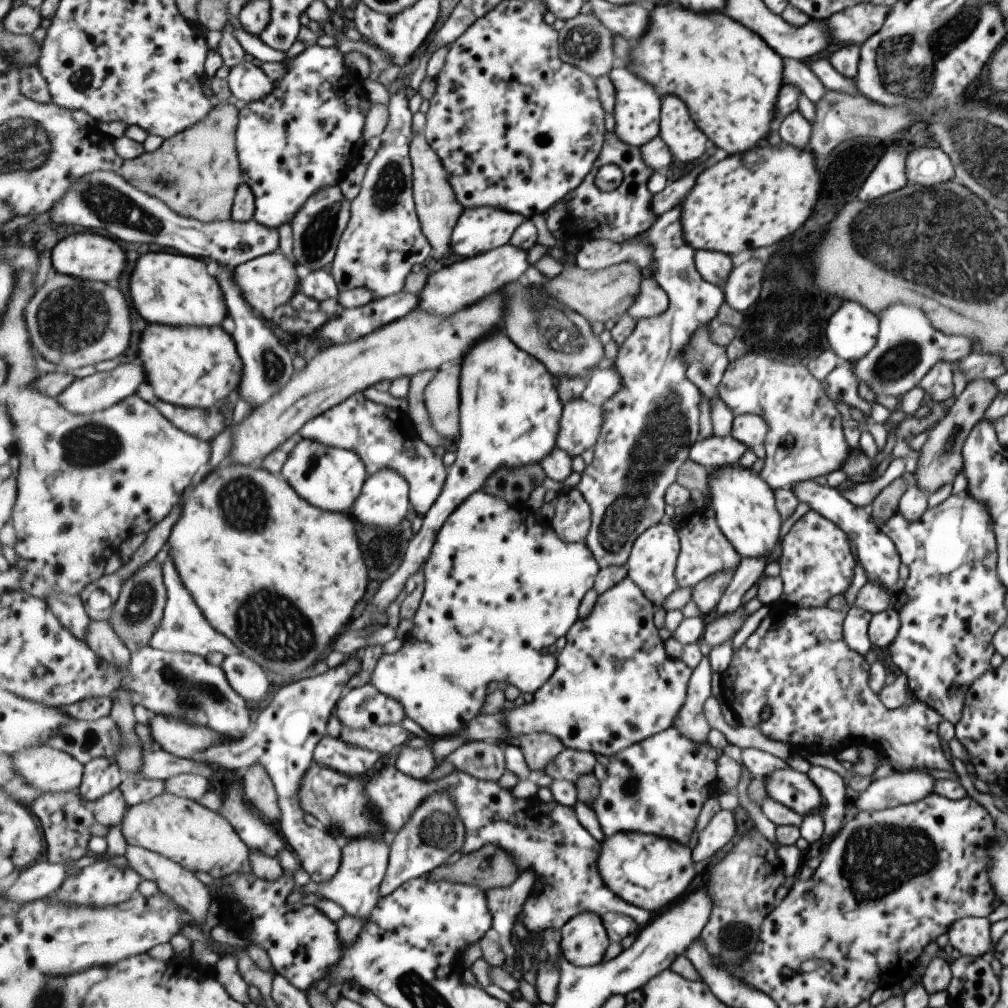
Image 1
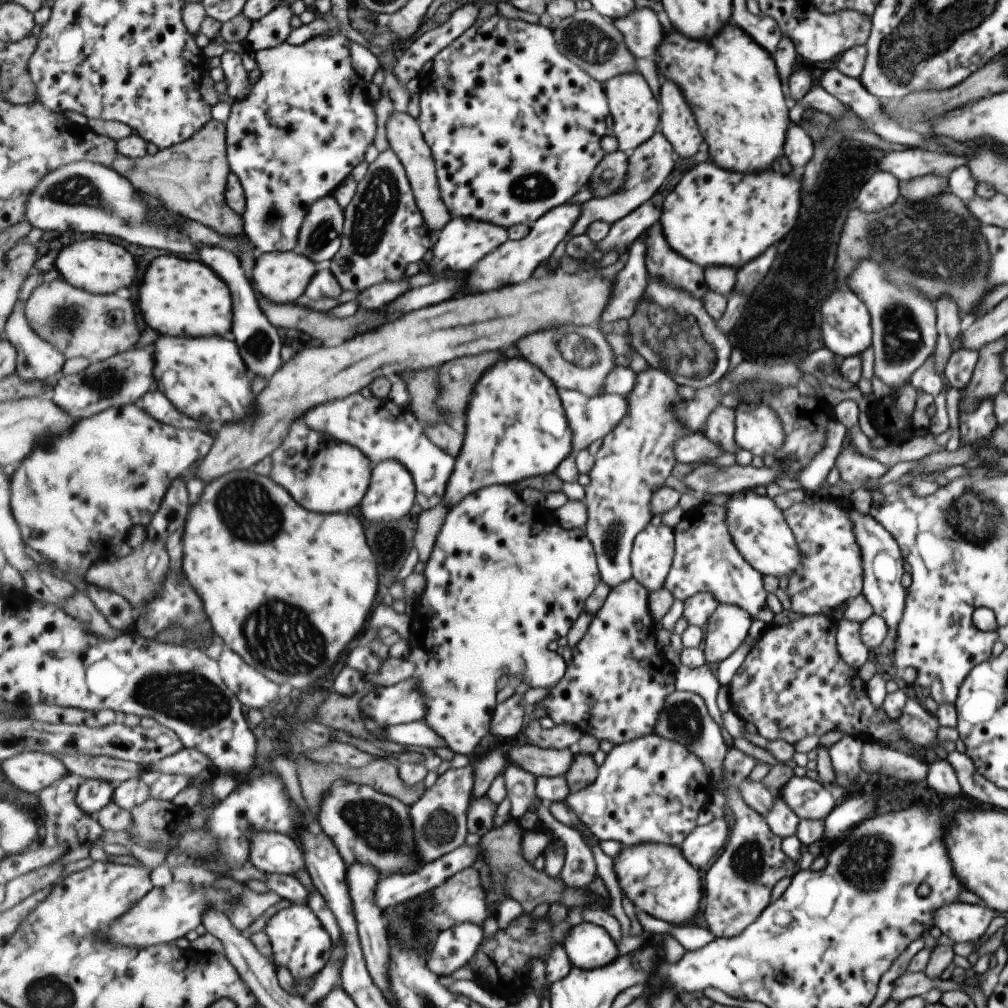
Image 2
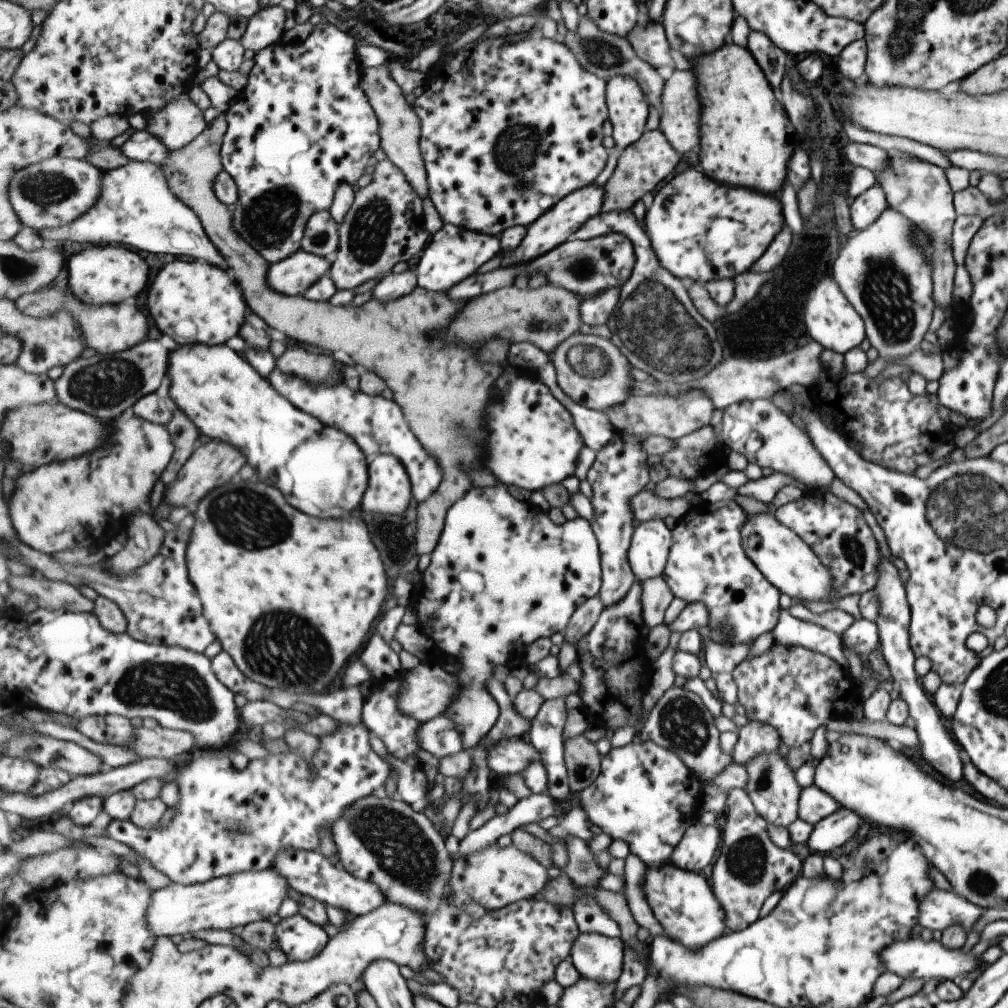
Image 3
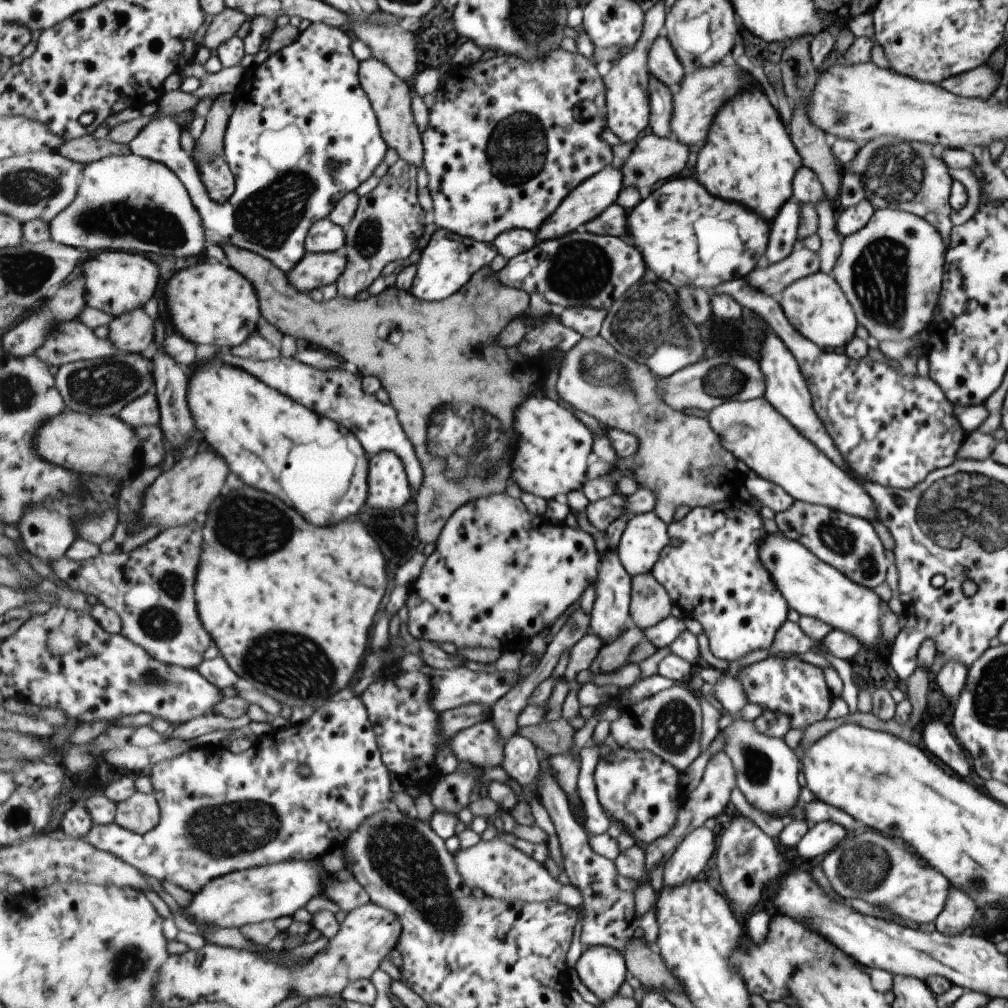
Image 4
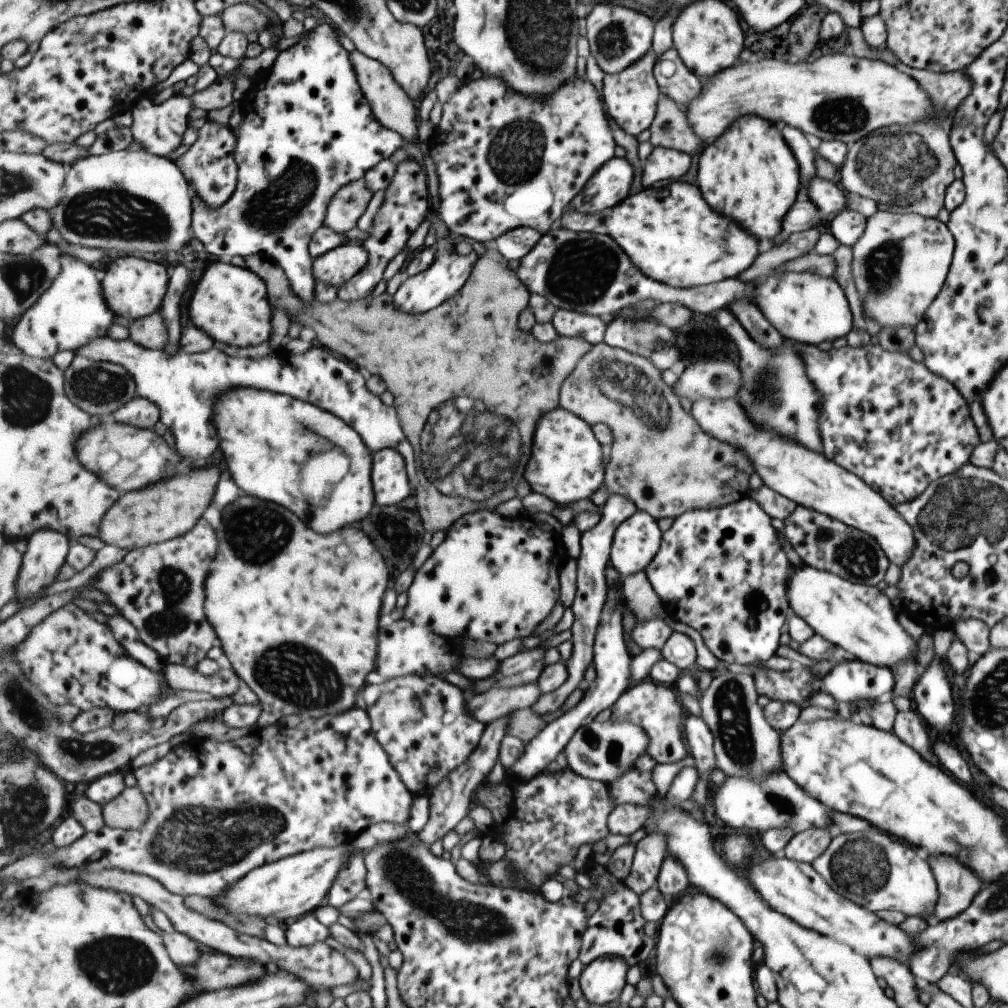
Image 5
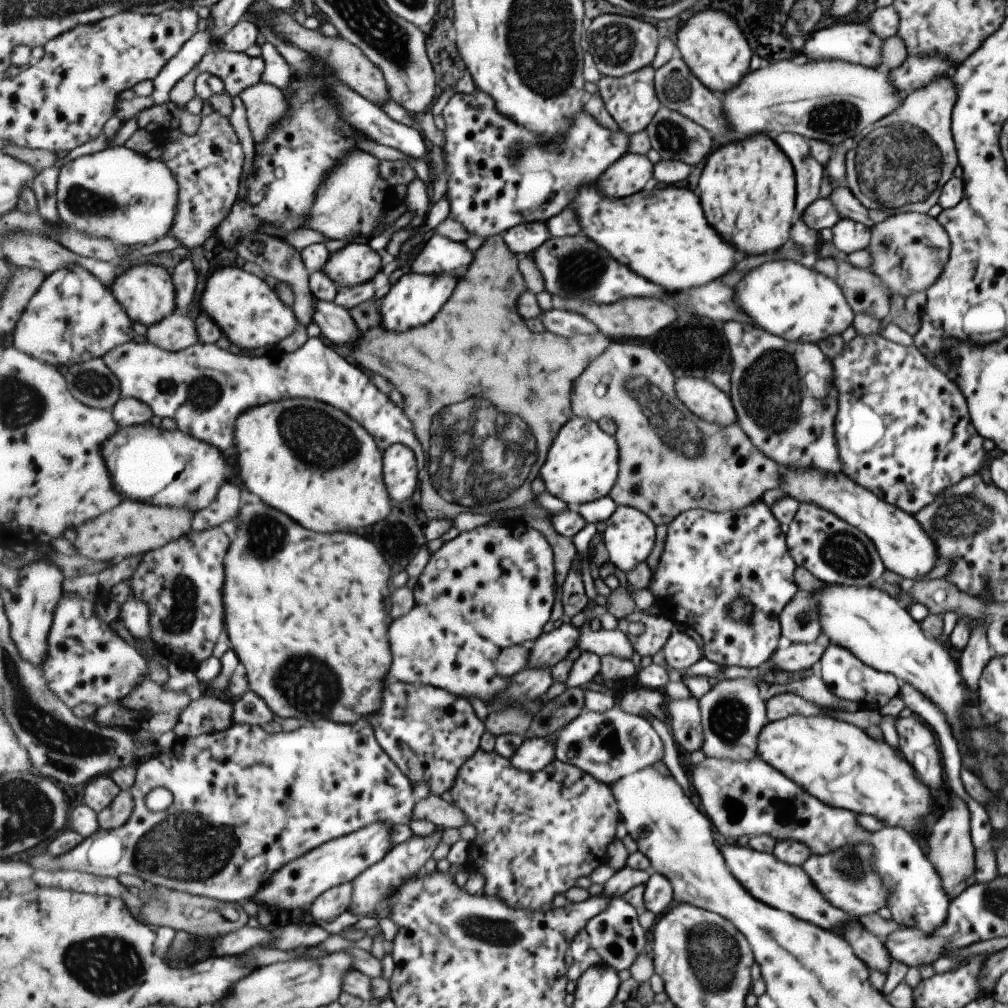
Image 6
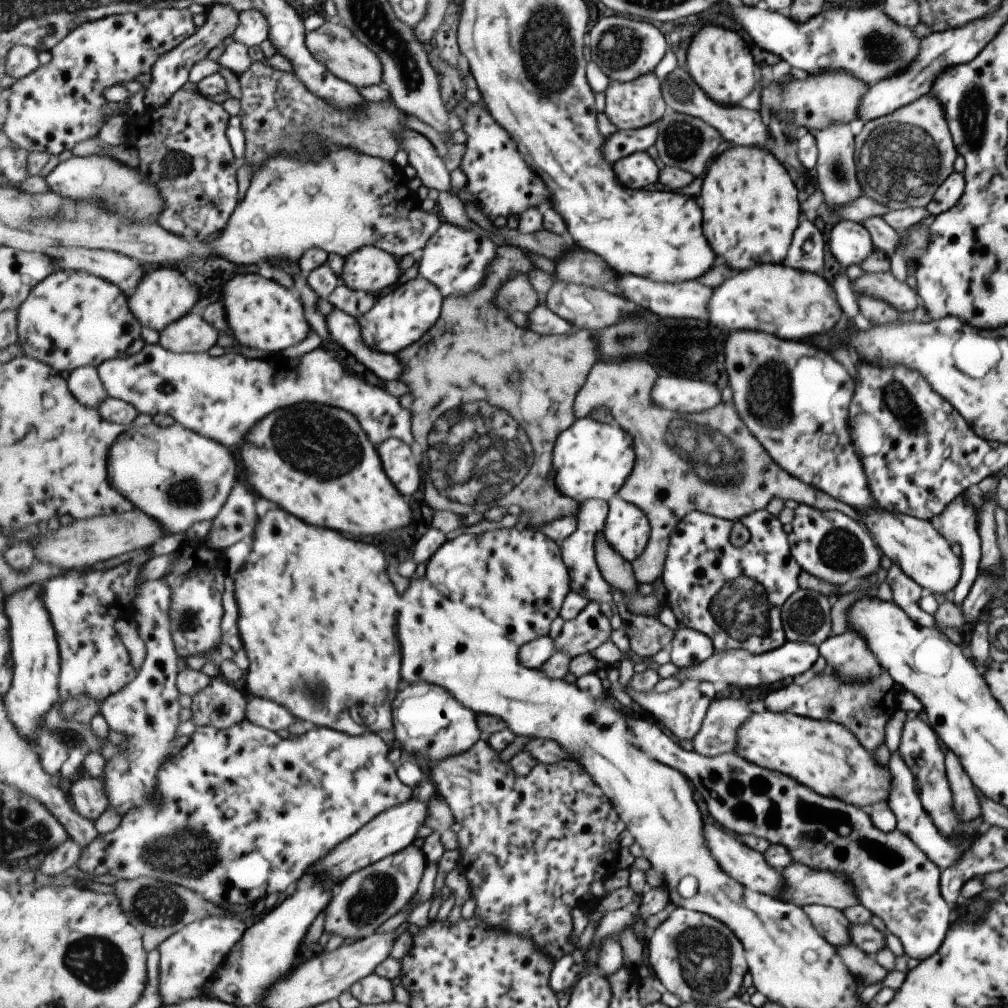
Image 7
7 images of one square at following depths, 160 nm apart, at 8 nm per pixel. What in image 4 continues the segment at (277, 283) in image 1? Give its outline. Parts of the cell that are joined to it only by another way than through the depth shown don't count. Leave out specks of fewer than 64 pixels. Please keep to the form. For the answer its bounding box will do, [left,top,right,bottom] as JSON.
[287,253,347,293]

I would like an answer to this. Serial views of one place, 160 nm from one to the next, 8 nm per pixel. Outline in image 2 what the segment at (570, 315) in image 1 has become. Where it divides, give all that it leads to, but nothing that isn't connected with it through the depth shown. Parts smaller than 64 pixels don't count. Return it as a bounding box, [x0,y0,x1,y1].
[517,324,617,396]

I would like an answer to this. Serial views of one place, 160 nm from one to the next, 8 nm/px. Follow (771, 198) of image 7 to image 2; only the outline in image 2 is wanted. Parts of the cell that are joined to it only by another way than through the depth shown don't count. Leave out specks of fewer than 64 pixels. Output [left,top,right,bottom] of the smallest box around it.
[658,24,789,174]

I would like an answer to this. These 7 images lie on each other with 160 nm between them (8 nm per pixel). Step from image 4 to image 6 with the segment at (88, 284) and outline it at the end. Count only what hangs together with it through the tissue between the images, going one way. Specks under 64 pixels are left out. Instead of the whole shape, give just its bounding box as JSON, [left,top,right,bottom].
[111,264,177,327]

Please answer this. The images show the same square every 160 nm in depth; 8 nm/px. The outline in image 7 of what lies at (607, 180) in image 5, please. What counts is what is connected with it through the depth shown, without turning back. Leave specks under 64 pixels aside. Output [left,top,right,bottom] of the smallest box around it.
[613,151,659,190]

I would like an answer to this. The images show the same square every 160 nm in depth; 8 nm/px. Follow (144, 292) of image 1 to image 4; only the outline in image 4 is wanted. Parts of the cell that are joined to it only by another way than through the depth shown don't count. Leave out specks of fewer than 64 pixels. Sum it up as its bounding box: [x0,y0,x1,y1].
[165,262,262,348]

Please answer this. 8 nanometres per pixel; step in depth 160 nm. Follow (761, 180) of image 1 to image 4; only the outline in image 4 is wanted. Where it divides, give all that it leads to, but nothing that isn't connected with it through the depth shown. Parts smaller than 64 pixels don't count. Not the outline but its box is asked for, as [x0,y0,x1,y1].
[628,177,769,294]

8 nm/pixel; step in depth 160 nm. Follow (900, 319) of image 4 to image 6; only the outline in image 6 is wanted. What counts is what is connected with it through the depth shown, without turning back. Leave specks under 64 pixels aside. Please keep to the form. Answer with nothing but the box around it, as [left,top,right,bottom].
[866,211,950,298]

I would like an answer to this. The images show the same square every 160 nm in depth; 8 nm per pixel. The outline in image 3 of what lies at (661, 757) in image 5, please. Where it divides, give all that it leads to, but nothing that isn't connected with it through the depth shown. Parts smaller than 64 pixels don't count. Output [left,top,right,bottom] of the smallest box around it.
[638,683,734,784]

